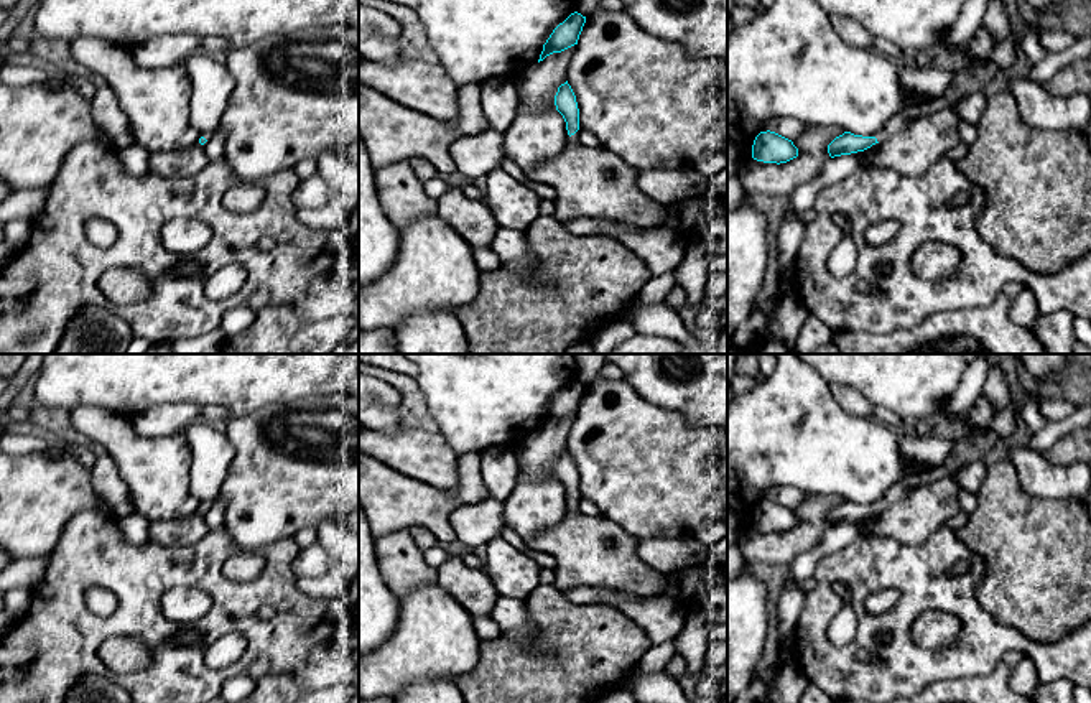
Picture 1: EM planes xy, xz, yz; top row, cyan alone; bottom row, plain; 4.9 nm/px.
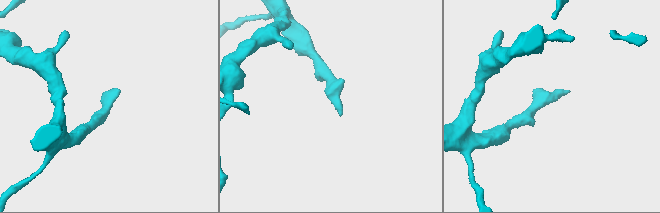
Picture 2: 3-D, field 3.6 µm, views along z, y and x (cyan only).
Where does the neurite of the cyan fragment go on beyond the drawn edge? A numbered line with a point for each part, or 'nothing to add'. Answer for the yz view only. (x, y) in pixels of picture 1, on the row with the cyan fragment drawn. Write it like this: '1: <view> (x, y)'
1: yz (905, 116)

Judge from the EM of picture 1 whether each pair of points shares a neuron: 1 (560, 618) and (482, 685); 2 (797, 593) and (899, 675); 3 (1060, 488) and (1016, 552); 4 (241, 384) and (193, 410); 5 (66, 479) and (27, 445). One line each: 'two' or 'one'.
1: one
2: two
3: two
4: two
5: two

